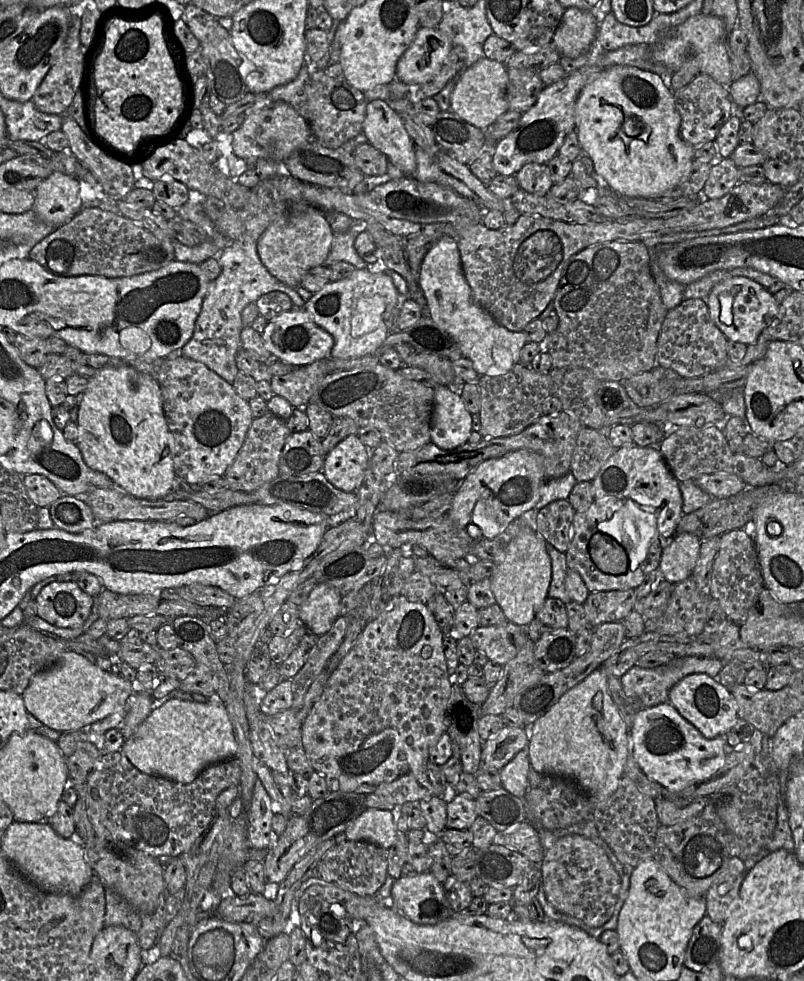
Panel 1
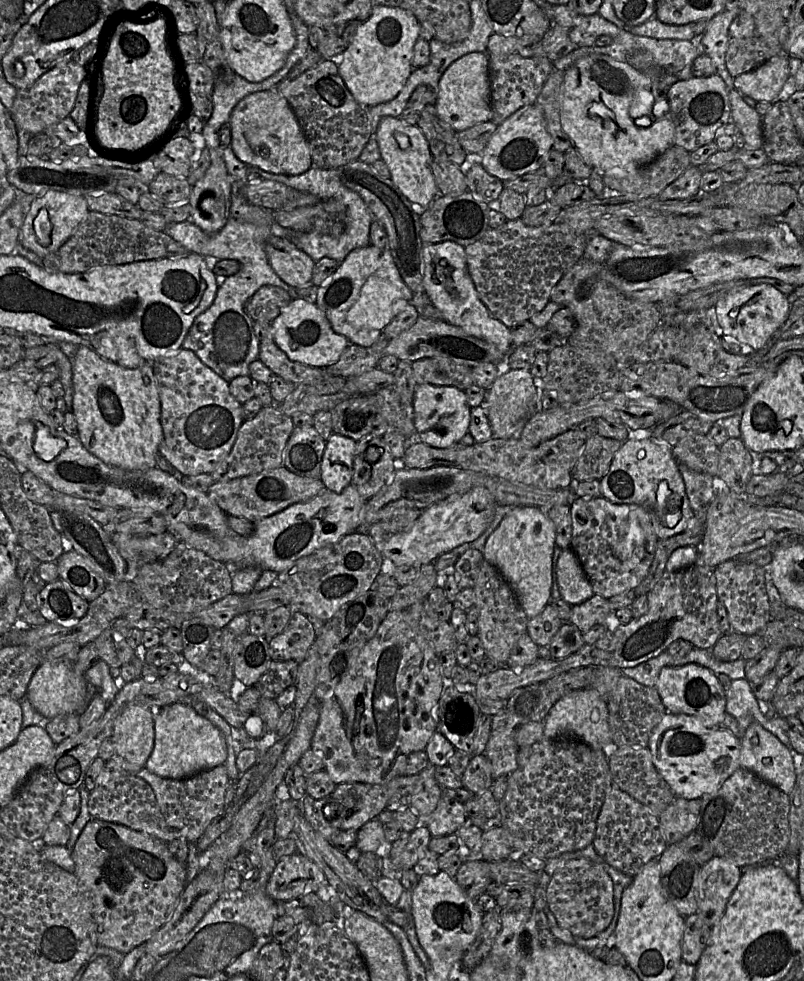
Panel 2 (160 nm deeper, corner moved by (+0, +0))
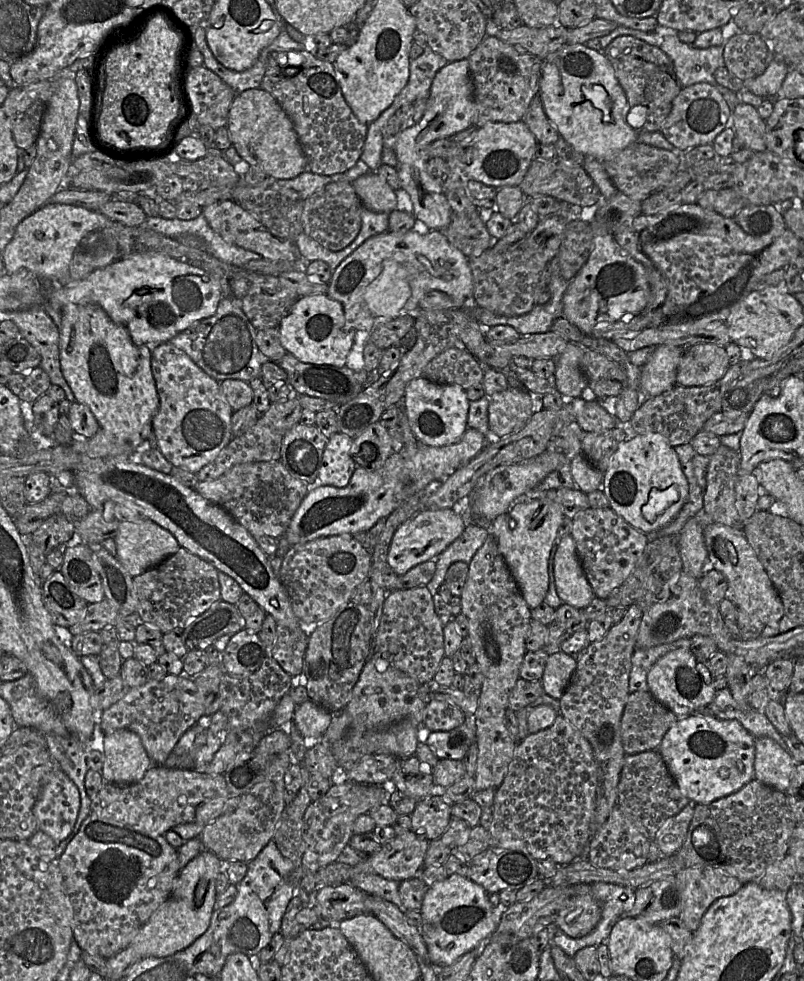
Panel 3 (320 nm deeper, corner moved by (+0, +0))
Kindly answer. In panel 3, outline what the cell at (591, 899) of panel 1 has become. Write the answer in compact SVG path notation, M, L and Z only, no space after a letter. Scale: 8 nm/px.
M591 893L569 898L555 920L557 927L571 938L589 934L601 918L601 906Z

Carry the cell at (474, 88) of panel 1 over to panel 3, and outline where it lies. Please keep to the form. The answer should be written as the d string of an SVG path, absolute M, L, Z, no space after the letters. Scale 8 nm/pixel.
M468 59L449 62L435 75L422 120L400 132L395 143L395 153L399 177L410 196L413 215L423 221L431 230L445 229L454 214L446 193L439 183L428 173L429 146L438 139L448 138L475 126L476 105Z

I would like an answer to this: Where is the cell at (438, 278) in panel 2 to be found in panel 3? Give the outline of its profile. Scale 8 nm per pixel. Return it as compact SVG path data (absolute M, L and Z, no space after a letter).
M413 230L405 233L386 231L363 242L333 272L327 296L341 303L345 316L343 331L370 333L379 320L395 319L419 310L419 302L429 291L440 291L469 307L473 303L473 278L469 258L453 246L442 230L422 235Z

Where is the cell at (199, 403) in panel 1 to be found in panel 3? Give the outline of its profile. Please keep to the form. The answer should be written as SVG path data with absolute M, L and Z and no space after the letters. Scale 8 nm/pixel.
M160 344L152 350L151 369L159 398L159 408L152 419L158 449L173 467L197 474L233 439L231 421L234 411L222 393L220 382L207 375L184 351L172 344Z

